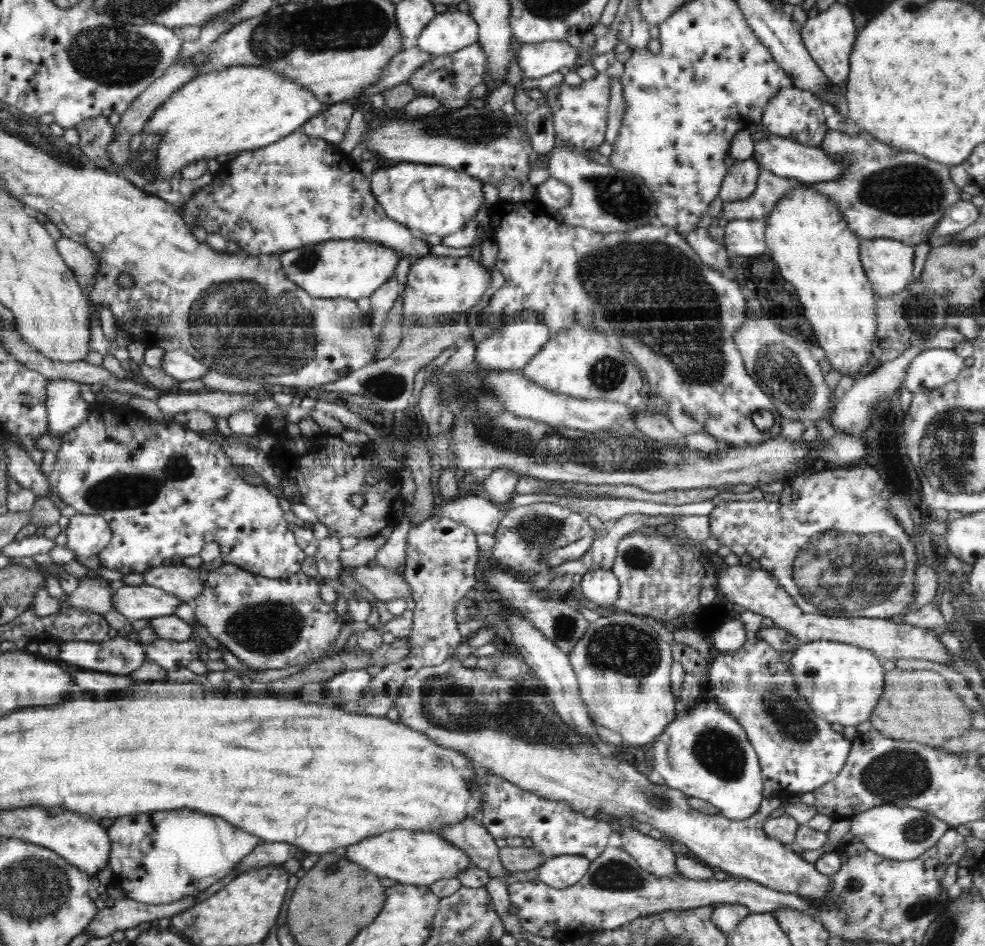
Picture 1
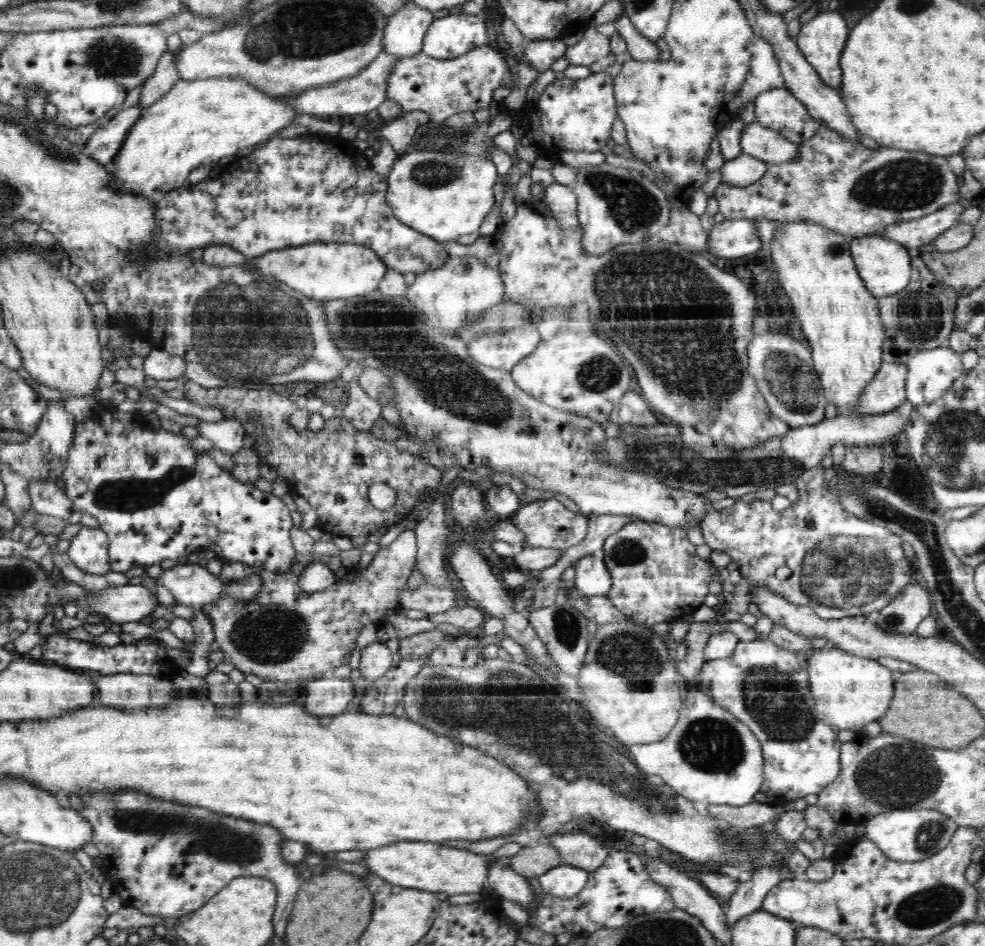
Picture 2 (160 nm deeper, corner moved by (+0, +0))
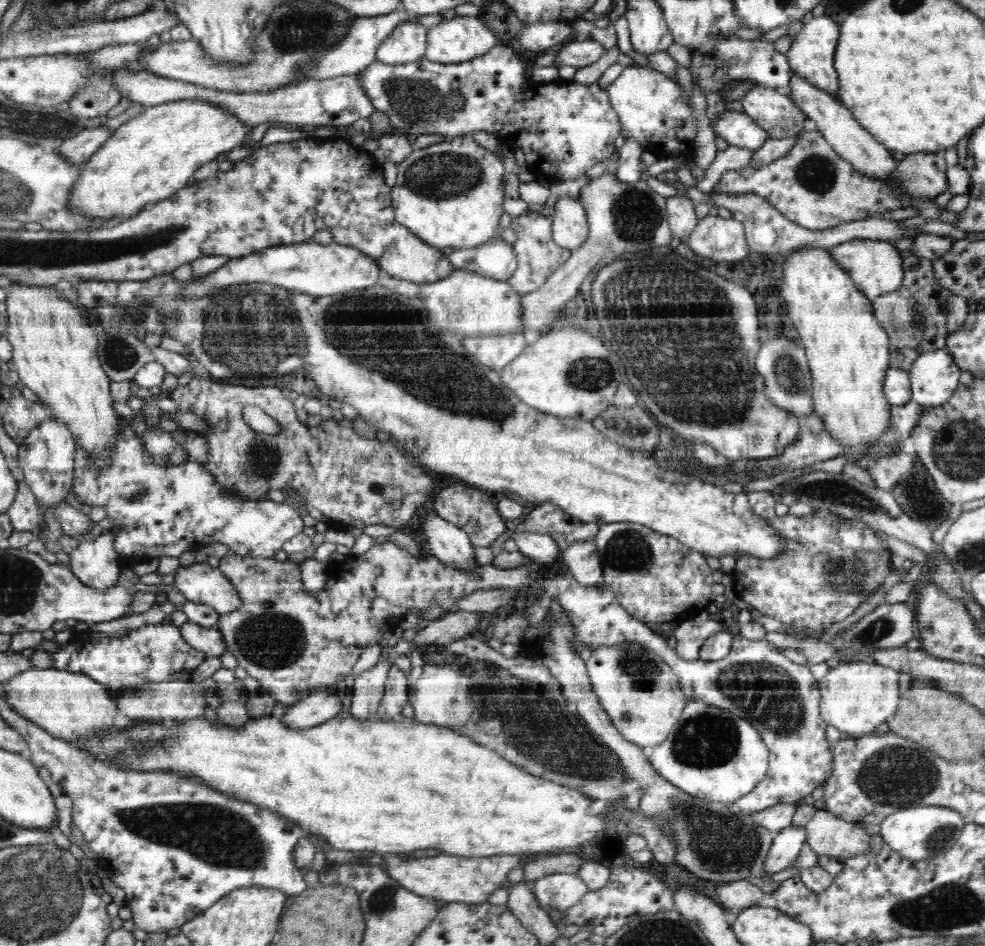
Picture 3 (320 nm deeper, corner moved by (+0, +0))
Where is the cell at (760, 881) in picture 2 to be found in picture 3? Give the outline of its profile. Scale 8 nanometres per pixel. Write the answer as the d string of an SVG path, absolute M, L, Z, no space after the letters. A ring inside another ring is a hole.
M790 825L782 828L776 838L773 839L766 855L764 871L768 875L772 875L774 872L788 868L798 858L804 842L806 842L805 827Z

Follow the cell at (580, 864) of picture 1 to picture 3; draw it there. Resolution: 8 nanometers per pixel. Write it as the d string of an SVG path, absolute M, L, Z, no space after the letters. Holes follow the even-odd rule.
M554 873L531 882L539 906L558 911L572 908L588 892L585 882L576 874Z

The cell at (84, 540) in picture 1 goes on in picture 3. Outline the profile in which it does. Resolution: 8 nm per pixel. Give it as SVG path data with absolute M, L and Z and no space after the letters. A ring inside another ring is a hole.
M112 531L80 539L78 548L70 554L68 567L76 578L98 590L116 585L120 567Z

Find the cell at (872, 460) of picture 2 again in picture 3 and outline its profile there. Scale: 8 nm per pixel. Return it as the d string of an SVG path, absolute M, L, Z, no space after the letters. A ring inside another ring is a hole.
M898 451L891 456L878 458L868 466L868 472L878 489L888 493L897 493L902 478L908 478L914 468L917 454Z

